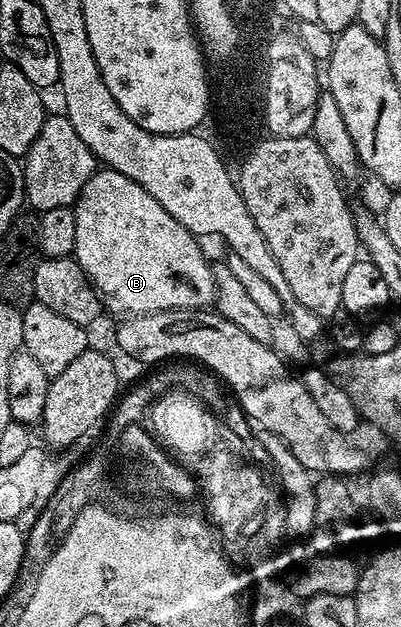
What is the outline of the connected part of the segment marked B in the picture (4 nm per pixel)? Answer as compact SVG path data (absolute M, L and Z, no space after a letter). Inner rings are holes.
M99 169L90 177L87 185L83 185L73 212L75 213L75 249L72 258L77 260L83 273L87 273L87 277L97 289L97 294L101 296L104 306L108 310L110 307L117 317L150 315L155 311L195 311L208 308L216 300L217 286L213 280L213 267L205 260L205 255L201 252L200 245L197 244L200 243L198 236L183 229L183 225L179 225L179 221L175 221L175 217L171 217L171 213L167 213L167 209L163 209L163 205L159 205L159 201L155 201L155 197L151 197L151 193L147 193L147 189L143 189L138 183L131 181L131 177L123 177L123 173L118 171Z

